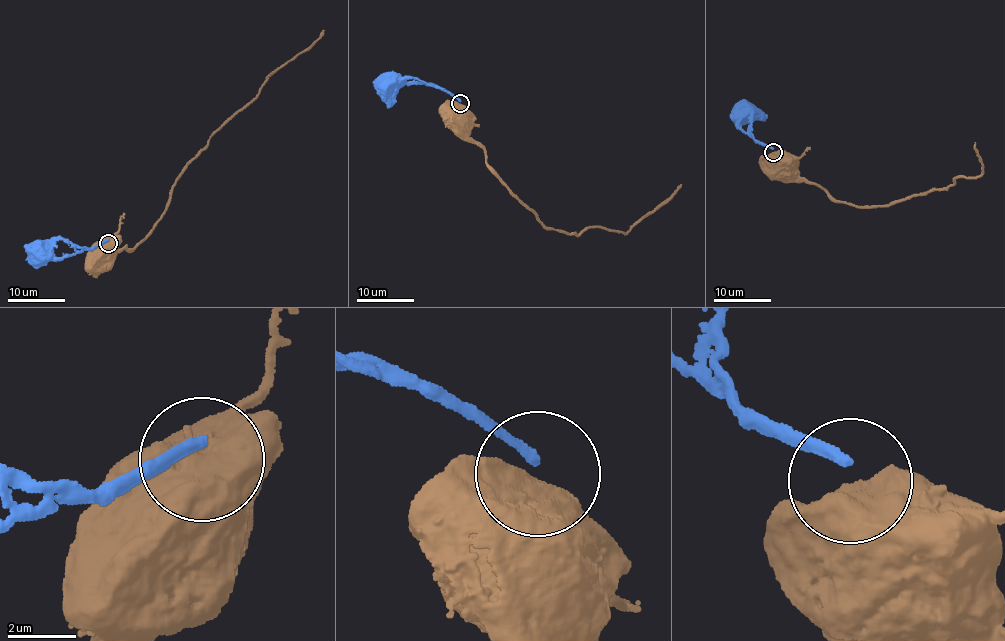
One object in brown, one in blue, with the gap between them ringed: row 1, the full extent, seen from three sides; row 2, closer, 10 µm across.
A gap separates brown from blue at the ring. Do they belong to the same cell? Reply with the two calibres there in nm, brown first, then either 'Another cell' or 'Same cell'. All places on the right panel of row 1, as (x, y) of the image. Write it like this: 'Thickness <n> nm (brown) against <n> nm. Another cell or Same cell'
Thickness 900 nm (brown) against 300 nm. Another cell

